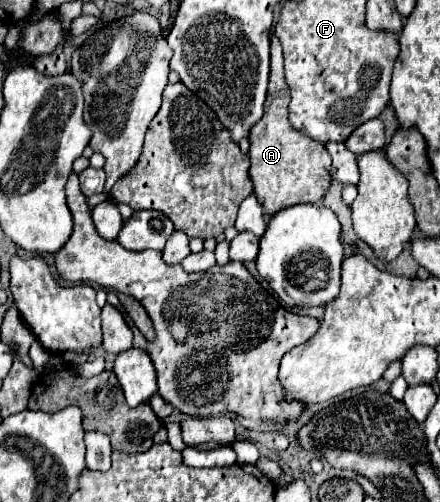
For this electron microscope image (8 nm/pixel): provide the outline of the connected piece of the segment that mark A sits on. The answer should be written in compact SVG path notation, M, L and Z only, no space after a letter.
M271 36L271 76L269 90L265 100L265 114L253 126L249 134L249 160L251 160L251 182L253 194L263 206L263 214L267 218L275 216L279 210L289 208L293 204L317 204L331 186L331 158L323 144L315 144L307 136L301 136L289 128L287 120L289 106L289 88L283 76L283 54L281 44L275 36Z

